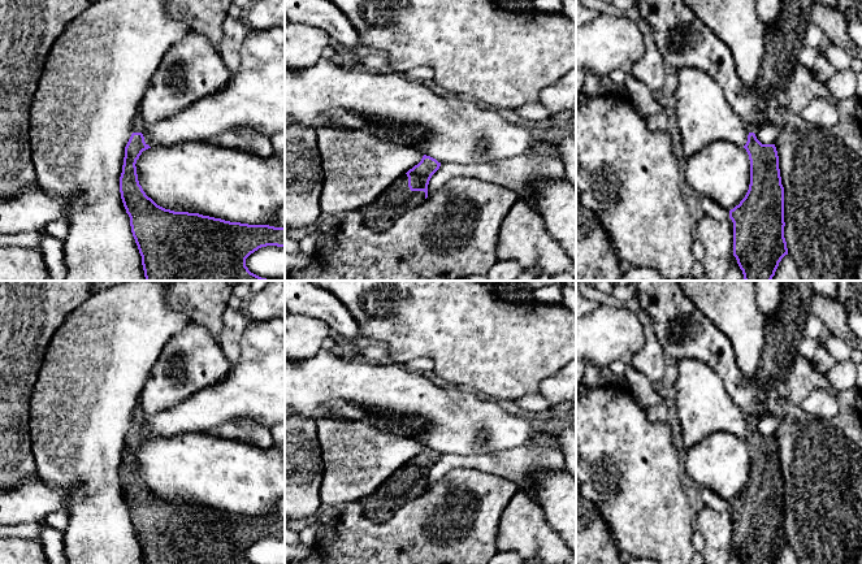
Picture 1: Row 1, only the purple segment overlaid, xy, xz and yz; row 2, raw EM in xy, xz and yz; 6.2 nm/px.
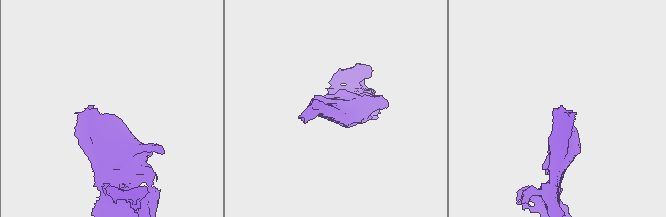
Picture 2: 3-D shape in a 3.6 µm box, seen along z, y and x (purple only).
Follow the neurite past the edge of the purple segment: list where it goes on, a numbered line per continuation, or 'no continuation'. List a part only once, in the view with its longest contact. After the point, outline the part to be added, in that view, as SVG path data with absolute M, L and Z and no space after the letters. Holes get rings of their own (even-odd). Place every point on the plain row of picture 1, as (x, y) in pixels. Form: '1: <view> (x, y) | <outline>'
1: xz (398, 490) | M403 465L374 493L360 500L364 513L376 522L387 521L399 508L425 491L424 482L411 482Z

